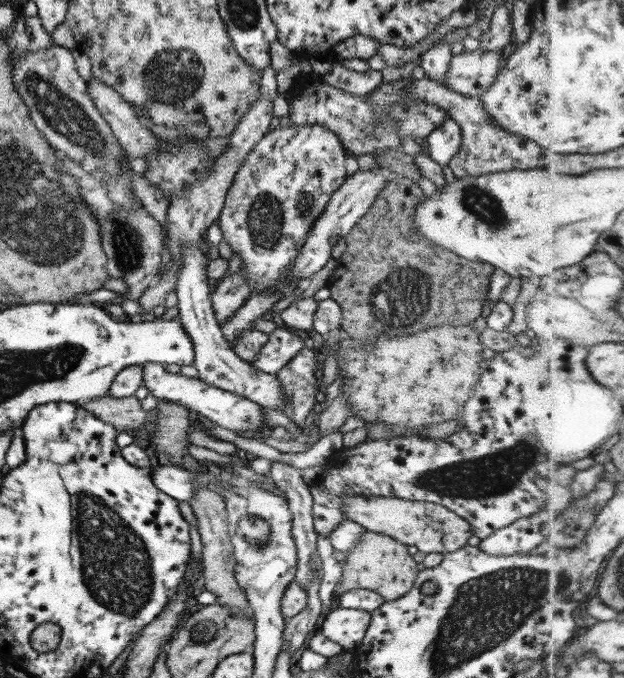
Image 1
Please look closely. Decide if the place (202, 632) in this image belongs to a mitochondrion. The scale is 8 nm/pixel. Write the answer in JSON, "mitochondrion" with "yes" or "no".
{"mitochondrion":"yes"}

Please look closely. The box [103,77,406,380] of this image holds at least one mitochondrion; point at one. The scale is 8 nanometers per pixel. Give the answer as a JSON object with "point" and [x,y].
{"point":[265,219]}

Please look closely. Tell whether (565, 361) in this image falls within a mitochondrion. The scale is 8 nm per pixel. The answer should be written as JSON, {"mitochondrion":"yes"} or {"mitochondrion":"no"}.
{"mitochondrion":"no"}

